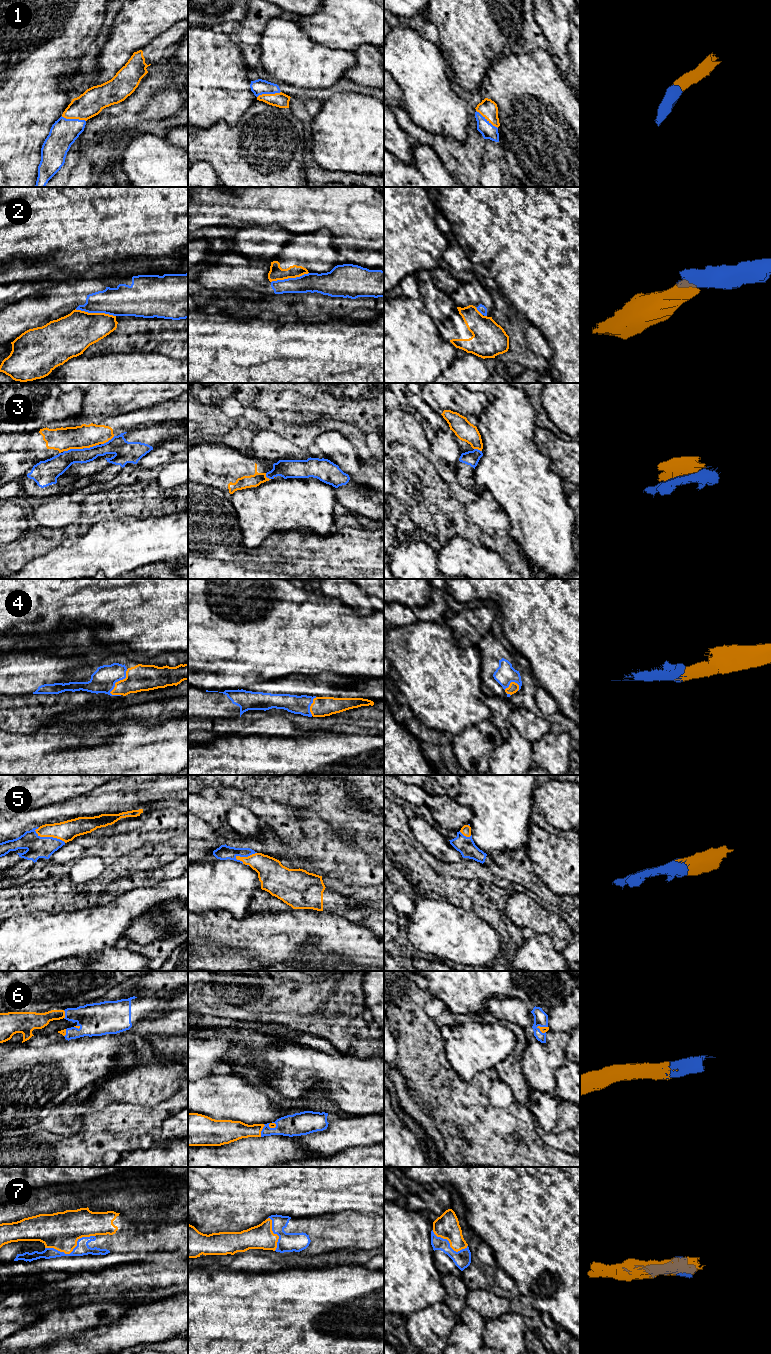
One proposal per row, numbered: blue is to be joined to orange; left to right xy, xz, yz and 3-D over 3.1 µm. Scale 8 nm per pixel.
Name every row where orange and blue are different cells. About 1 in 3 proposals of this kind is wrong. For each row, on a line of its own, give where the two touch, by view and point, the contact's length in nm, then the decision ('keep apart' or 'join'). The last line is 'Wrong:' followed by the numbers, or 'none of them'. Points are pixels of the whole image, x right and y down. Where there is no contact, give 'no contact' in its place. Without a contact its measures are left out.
1: contact yz (487, 119); length 220 nm; join
2: contact xy (95, 313); length 340 nm; keep apart
3: contact xy (73, 448); length 150 nm; keep apart
4: contact xy (118, 681); length 240 nm; join
5: contact xy (50, 836); length 280 nm; join
6: contact xz (261, 1130); length 110 nm; join
7: contact xy (71, 1251); length 420 nm; join
Wrong: 2, 3

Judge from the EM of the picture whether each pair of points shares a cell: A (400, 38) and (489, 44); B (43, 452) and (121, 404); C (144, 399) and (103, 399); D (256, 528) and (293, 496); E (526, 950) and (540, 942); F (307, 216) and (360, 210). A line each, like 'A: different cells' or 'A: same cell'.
A: different cells
B: different cells
C: same cell
D: same cell
E: same cell
F: same cell

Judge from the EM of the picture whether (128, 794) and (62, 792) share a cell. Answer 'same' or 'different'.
different

